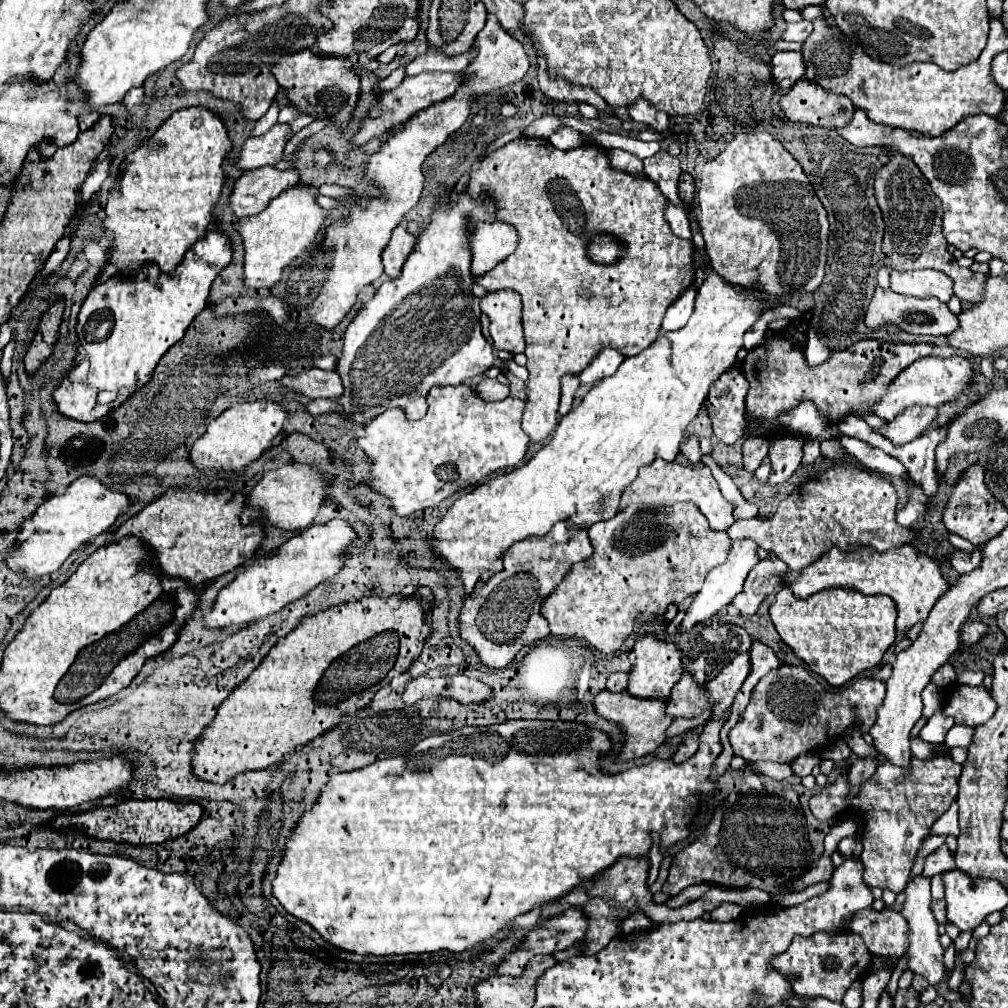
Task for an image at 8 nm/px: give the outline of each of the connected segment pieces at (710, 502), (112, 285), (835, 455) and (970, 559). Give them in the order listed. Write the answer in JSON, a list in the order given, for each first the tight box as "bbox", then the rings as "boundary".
[{"bbox":[620,459,736,531],"boundary":[[[656,459],[656,463],[650,463],[640,469],[638,477],[628,485],[628,489],[620,497],[620,509],[626,509],[630,503],[658,503],[660,505],[672,505],[678,501],[692,501],[700,507],[700,511],[710,517],[710,527],[726,531],[736,519],[732,515],[734,505],[728,503],[718,487],[718,481],[714,479],[712,471],[708,467],[686,467],[676,461],[668,463],[662,459]]]},{"bbox":[52,231,232,423],"boundary":[[[208,231],[206,239],[194,243],[194,247],[184,255],[182,263],[168,275],[160,273],[154,265],[150,265],[144,269],[144,273],[138,275],[138,279],[128,281],[114,277],[102,285],[96,285],[82,303],[82,309],[78,313],[78,323],[76,323],[78,343],[76,343],[74,365],[66,371],[60,385],[52,393],[56,411],[68,419],[84,423],[98,421],[116,407],[120,407],[120,403],[124,403],[130,397],[124,395],[124,389],[142,389],[152,379],[152,371],[164,357],[164,353],[184,337],[192,319],[206,307],[210,285],[214,277],[230,263],[230,259],[232,259],[230,239],[218,231]]]},{"bbox":[820,439,844,459],"boundary":[[[838,439],[824,440],[820,443],[822,455],[828,459],[844,459],[844,449],[840,447]]]},{"bbox":[948,549,982,573],"boundary":[[[976,549],[972,555],[964,553],[964,551],[952,551],[948,555],[948,561],[952,565],[952,569],[956,569],[958,573],[970,573],[972,569],[976,569],[976,565],[982,561],[980,551]]]}]

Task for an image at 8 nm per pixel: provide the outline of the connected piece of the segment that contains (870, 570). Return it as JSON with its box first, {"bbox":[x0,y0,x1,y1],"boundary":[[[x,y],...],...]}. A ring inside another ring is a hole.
{"bbox":[782,545,948,631],"boundary":[[[902,545],[898,549],[890,551],[876,551],[872,547],[860,547],[860,549],[850,549],[850,551],[840,551],[832,547],[828,553],[824,553],[816,563],[810,563],[804,571],[800,573],[784,573],[782,583],[792,589],[796,599],[806,599],[808,595],[814,595],[824,589],[832,587],[848,587],[854,591],[860,591],[862,595],[874,595],[882,593],[892,597],[896,603],[898,619],[896,628],[907,631],[910,625],[924,621],[938,601],[938,597],[948,591],[948,581],[942,577],[940,567],[934,559],[926,555],[918,555],[912,545]]]}

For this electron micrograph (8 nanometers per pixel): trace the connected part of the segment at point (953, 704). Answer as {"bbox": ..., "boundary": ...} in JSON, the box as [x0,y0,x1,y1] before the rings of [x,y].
{"bbox":[944,685,996,727],"boundary":[[[952,685],[946,693],[944,703],[946,715],[954,717],[956,723],[978,727],[980,723],[986,723],[994,711],[996,701],[992,699],[990,691],[984,685],[968,687],[968,685]]]}

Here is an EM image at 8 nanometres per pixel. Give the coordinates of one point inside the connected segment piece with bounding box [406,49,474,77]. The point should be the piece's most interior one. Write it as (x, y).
(437, 61)

